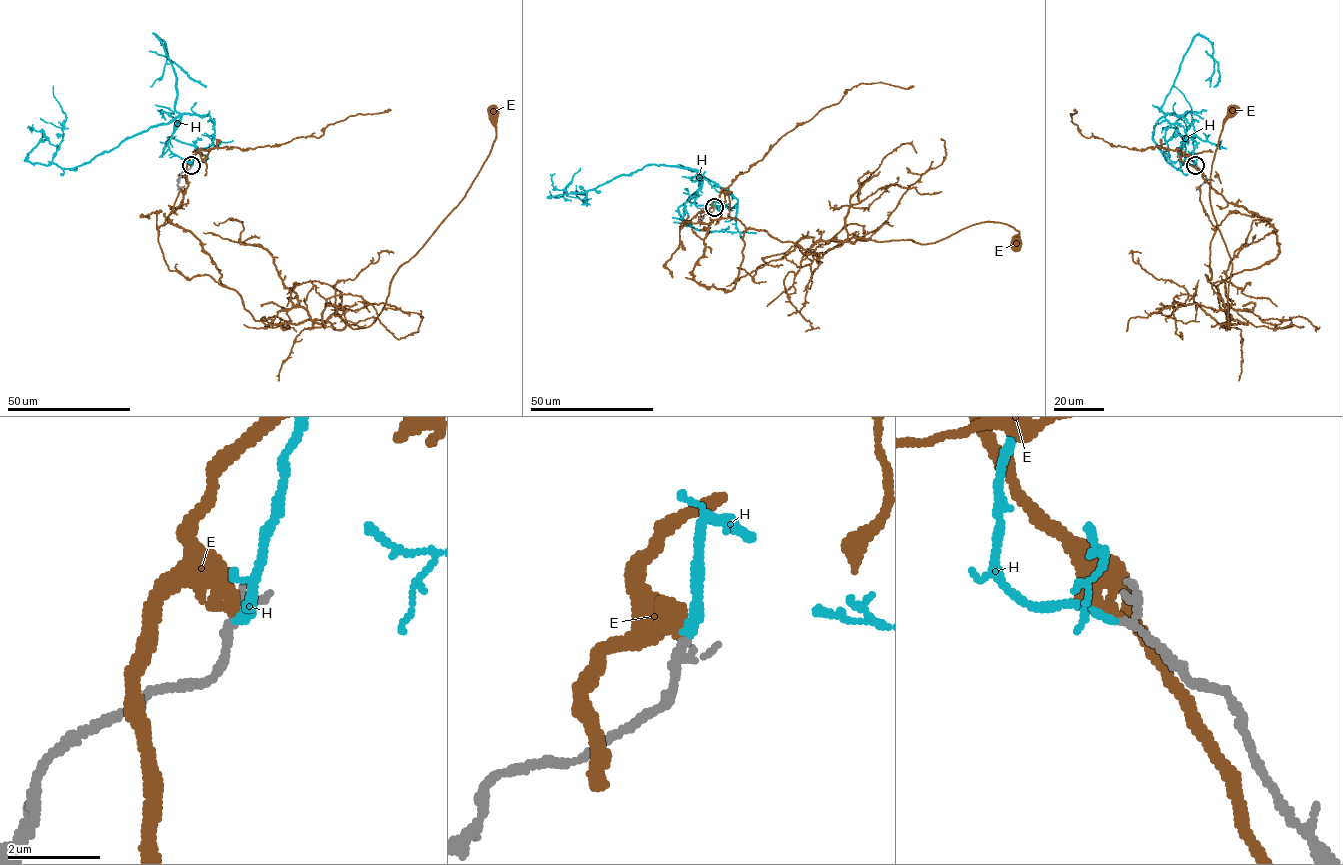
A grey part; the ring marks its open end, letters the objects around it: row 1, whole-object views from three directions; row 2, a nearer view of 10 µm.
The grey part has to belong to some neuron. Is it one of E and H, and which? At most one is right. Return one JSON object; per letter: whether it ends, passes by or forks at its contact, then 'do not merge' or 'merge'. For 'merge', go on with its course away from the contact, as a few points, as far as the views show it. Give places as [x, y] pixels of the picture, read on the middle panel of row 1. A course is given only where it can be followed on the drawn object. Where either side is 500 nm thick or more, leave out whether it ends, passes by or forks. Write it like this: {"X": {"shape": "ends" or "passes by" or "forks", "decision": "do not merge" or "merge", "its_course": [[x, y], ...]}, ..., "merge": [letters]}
{"E": {"shape": "ends", "decision": "do not merge"}, "H": {"shape": "ends", "decision": "merge", "its_course": [[714, 207], [721, 204], [694, 203], [702, 176], [665, 165], [550, 197], [562, 196], [580, 167]]}, "merge": ["H"]}

